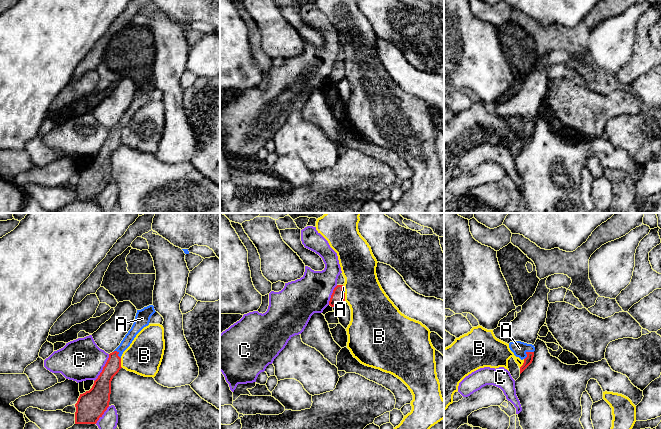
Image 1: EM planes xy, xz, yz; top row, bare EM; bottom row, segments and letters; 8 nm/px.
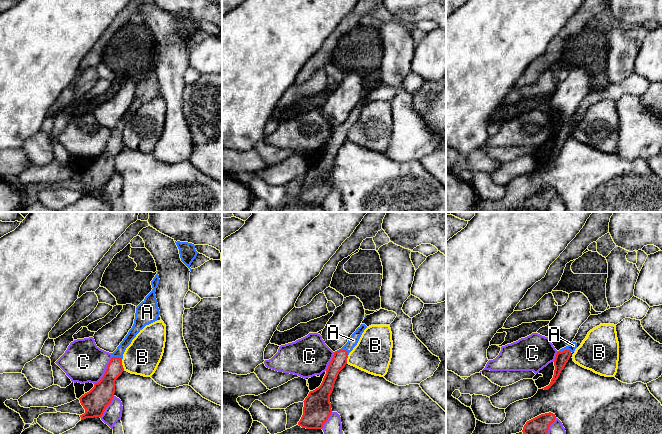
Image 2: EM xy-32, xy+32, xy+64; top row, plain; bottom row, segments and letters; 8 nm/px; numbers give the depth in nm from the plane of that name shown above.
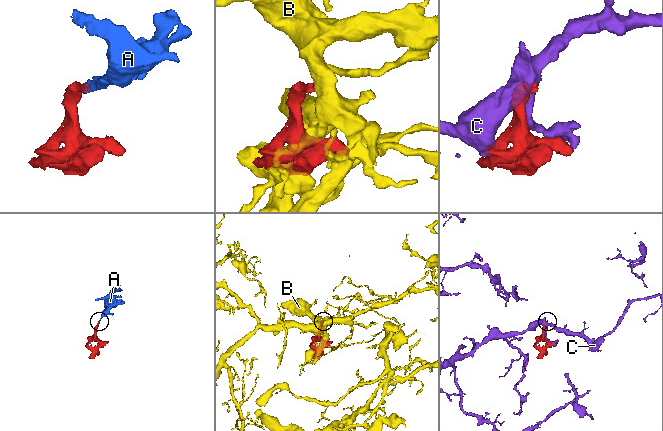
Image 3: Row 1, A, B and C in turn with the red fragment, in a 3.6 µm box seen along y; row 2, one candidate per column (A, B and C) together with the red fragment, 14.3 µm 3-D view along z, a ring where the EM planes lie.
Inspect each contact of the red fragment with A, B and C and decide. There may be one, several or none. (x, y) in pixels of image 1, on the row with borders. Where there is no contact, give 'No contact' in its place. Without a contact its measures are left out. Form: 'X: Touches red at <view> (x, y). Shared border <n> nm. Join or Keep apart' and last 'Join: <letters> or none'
A: Touches red at yz (526, 353). Shared border 100 nm. Join
B: Touches red at xy (120, 363). Shared border 80 nm. Keep apart
C: Touches red at xy (103, 368). Shared border 260 nm. Keep apart
Join: A

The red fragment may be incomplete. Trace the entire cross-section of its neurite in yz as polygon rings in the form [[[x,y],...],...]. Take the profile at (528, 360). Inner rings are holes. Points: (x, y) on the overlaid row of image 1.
[[[513,341],[509,343],[510,350],[516,357],[524,361],[520,367],[520,374],[532,363],[535,347],[532,344],[527,344],[521,341]]]

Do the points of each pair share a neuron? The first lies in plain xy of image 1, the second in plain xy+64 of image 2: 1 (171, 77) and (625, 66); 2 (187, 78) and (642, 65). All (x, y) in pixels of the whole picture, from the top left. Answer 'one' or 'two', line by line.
1: one
2: two

